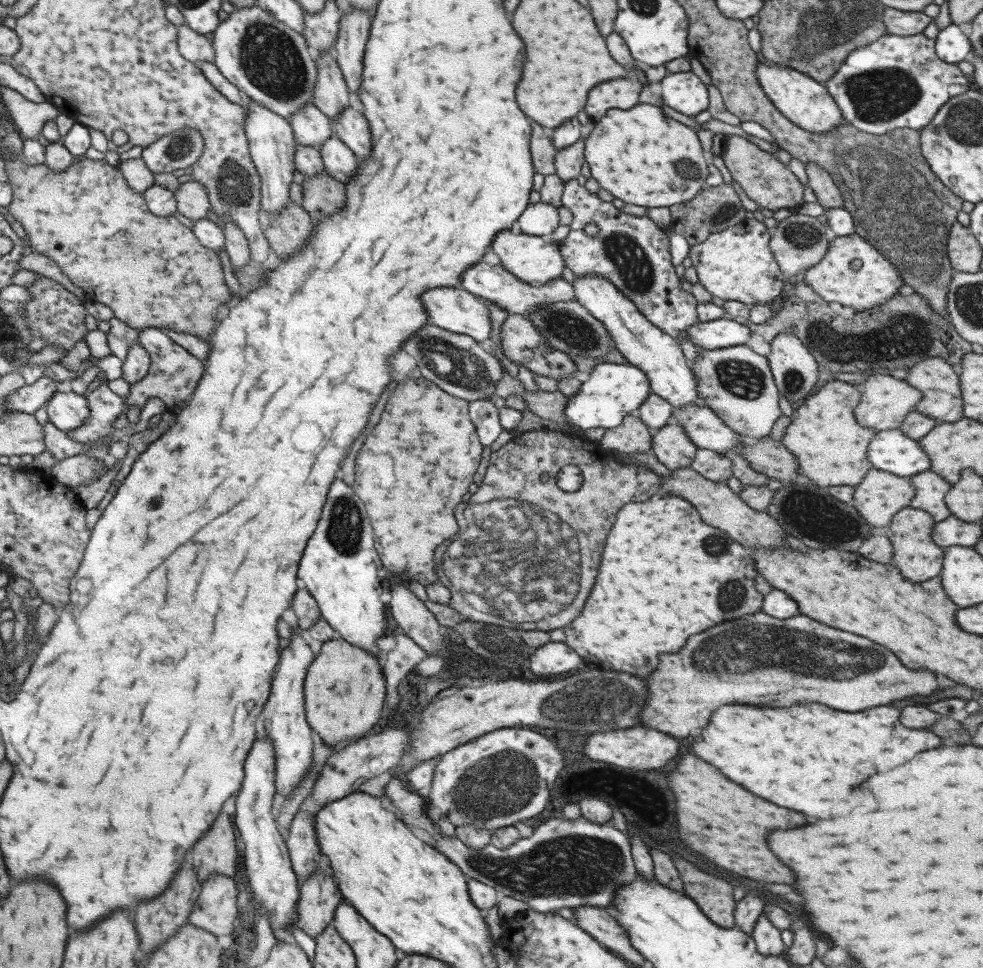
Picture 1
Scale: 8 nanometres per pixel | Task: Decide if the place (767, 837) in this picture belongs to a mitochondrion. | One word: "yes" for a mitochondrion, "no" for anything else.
no

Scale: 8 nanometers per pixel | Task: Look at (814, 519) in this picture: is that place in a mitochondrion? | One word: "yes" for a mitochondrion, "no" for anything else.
yes

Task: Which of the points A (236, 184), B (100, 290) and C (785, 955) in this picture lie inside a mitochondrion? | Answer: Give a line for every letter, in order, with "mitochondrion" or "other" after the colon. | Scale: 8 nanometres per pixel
A: mitochondrion
B: other
C: other

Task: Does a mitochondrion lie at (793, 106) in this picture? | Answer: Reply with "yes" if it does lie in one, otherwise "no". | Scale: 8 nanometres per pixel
no

